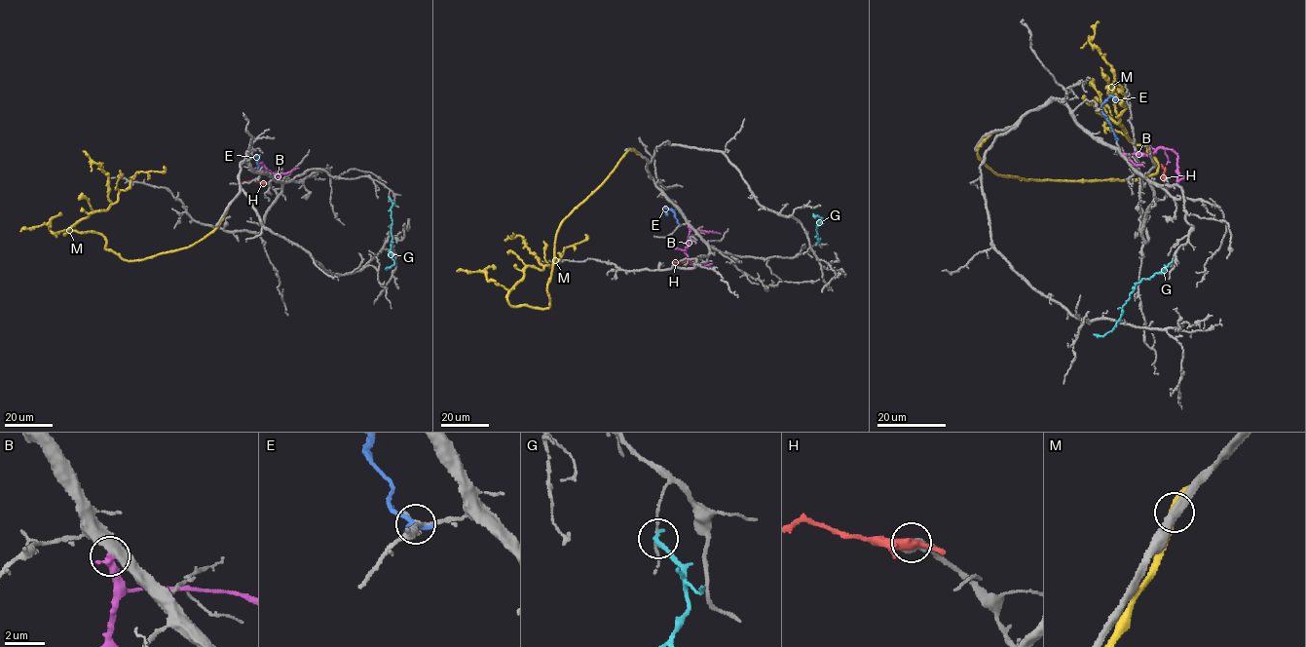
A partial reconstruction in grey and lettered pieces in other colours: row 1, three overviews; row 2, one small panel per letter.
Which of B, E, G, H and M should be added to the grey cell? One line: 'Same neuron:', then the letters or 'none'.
Same neuron: none

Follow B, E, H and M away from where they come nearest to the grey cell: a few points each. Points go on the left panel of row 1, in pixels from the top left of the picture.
B: (269, 175), (259, 166), (261, 162), (277, 177), (282, 170)
E: (259, 172), (258, 158), (250, 153), (250, 143), (252, 146)
H: (265, 183), (242, 182)
M: (228, 206), (212, 231), (142, 259), (122, 259), (98, 233), (64, 234), (116, 202), (135, 172), (165, 167)

